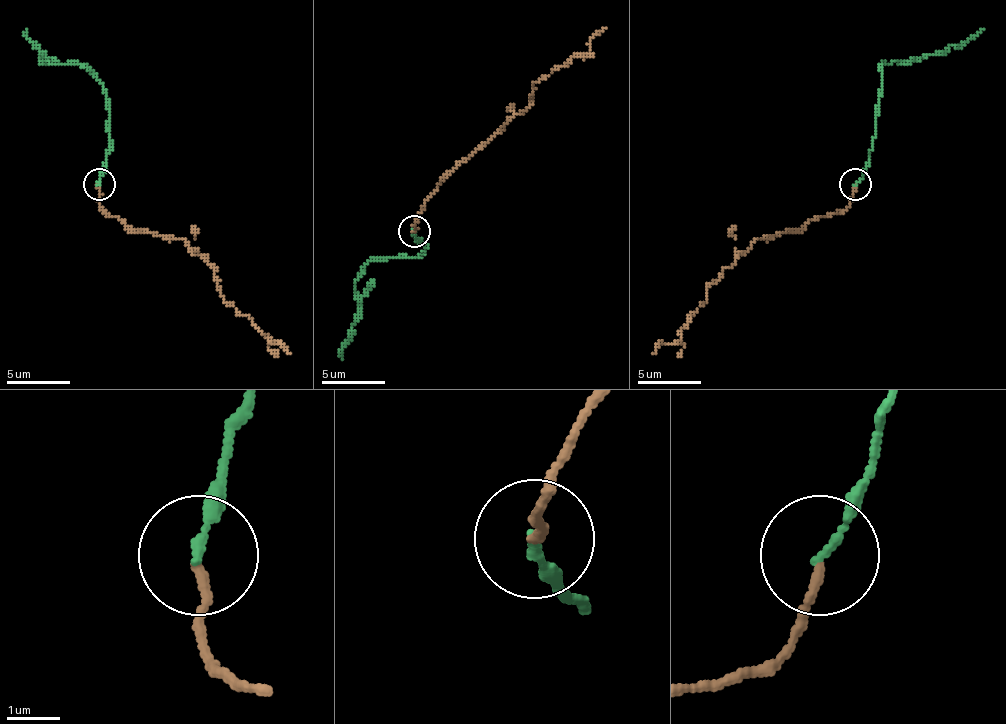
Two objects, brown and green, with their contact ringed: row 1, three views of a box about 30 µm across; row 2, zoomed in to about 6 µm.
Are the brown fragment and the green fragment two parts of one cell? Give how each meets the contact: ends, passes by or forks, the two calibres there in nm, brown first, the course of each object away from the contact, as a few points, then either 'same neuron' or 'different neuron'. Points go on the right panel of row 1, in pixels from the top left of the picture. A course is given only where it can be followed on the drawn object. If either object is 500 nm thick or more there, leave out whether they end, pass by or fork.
brown ends; green ends; calibres 170 and 160 nm; course brown (856, 185), (847, 207), (799, 229), (758, 239), (729, 267), (681, 328), (681, 338), (662, 344), (653, 353); course green (856, 185), (872, 147), (882, 64), (942, 54), (983, 29); same neuron

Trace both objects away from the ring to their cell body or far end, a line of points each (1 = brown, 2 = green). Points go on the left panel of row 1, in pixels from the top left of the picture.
1: (100, 185), (100, 207), (109, 217), (135, 229), (182, 239), (214, 267), (220, 296), (290, 353)
2: (100, 185), (109, 147), (106, 89), (77, 64), (39, 61), (42, 54), (26, 29)

